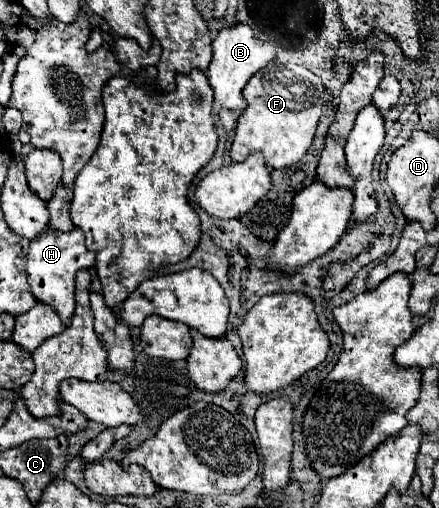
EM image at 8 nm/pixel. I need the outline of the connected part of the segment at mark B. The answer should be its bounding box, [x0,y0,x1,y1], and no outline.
[208,24,276,110]

